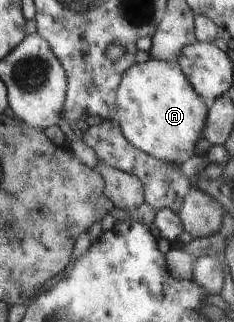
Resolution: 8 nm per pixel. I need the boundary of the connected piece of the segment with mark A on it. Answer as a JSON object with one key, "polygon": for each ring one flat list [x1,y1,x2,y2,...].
{"polygon":[[150,58,143,63,136,62,127,69,118,89,118,115,115,118,122,126,124,137,136,146,136,149,141,149,144,153,159,158,160,161,182,164,194,155,194,143,196,139,200,139,202,127,207,127,209,107,209,102,196,93,187,76,180,71,177,62]]}

